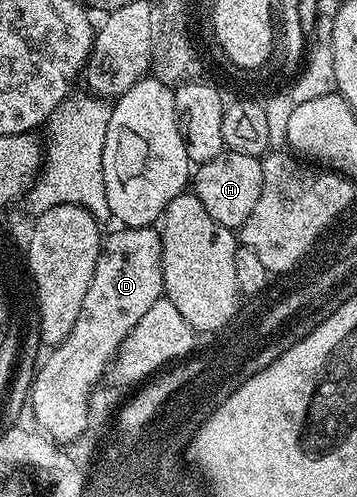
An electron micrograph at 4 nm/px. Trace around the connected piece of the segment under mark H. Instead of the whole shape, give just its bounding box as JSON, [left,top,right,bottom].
[193,150,263,230]

